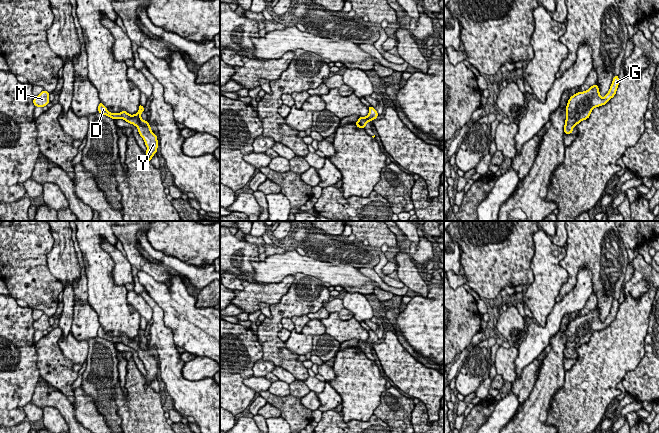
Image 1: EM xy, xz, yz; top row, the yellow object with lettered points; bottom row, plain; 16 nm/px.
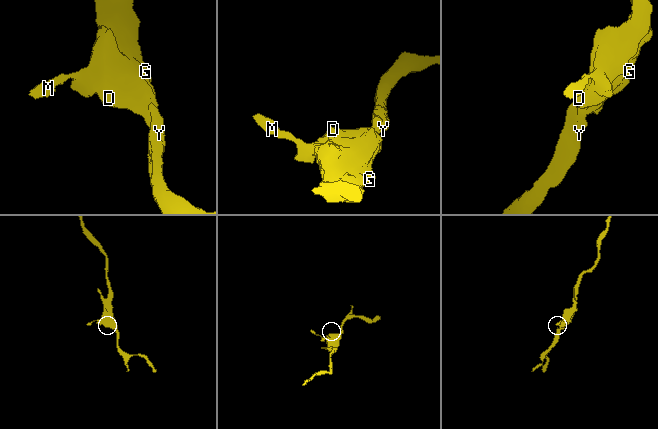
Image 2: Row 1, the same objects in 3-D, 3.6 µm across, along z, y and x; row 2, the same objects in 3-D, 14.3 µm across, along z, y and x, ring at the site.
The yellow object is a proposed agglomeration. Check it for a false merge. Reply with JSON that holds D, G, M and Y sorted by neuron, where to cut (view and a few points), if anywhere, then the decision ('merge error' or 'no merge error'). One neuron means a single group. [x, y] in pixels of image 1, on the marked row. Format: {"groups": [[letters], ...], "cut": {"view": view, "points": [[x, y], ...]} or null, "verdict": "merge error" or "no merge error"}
{"groups": [["D", "G", "M", "Y"]], "cut": null, "verdict": "no merge error"}

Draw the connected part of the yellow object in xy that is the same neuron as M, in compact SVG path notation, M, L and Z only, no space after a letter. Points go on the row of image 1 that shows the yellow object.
M43 90L38 96L35 96L33 99L33 104L35 107L44 107L50 102L49 100L50 93Z

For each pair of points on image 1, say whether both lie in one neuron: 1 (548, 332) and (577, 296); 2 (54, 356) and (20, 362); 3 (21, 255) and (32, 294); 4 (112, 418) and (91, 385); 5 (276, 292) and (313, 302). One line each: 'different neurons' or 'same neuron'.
1: same neuron
2: different neurons
3: same neuron
4: same neuron
5: different neurons

